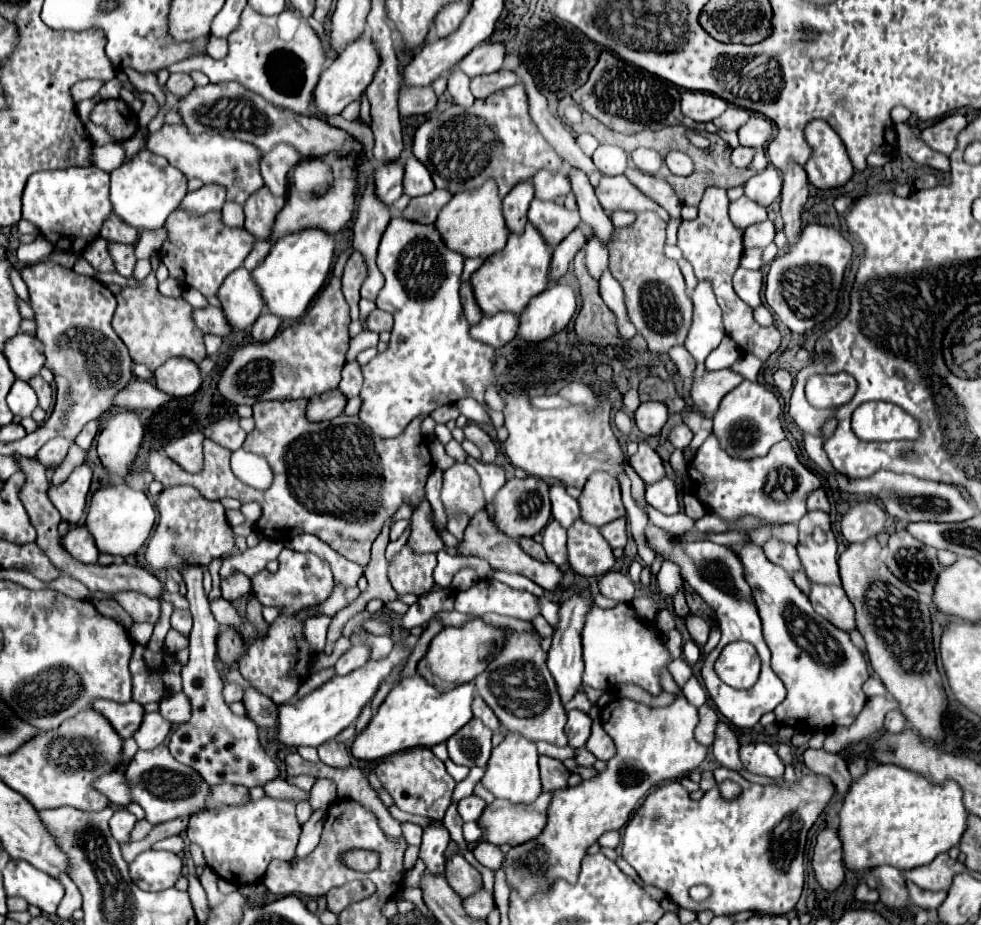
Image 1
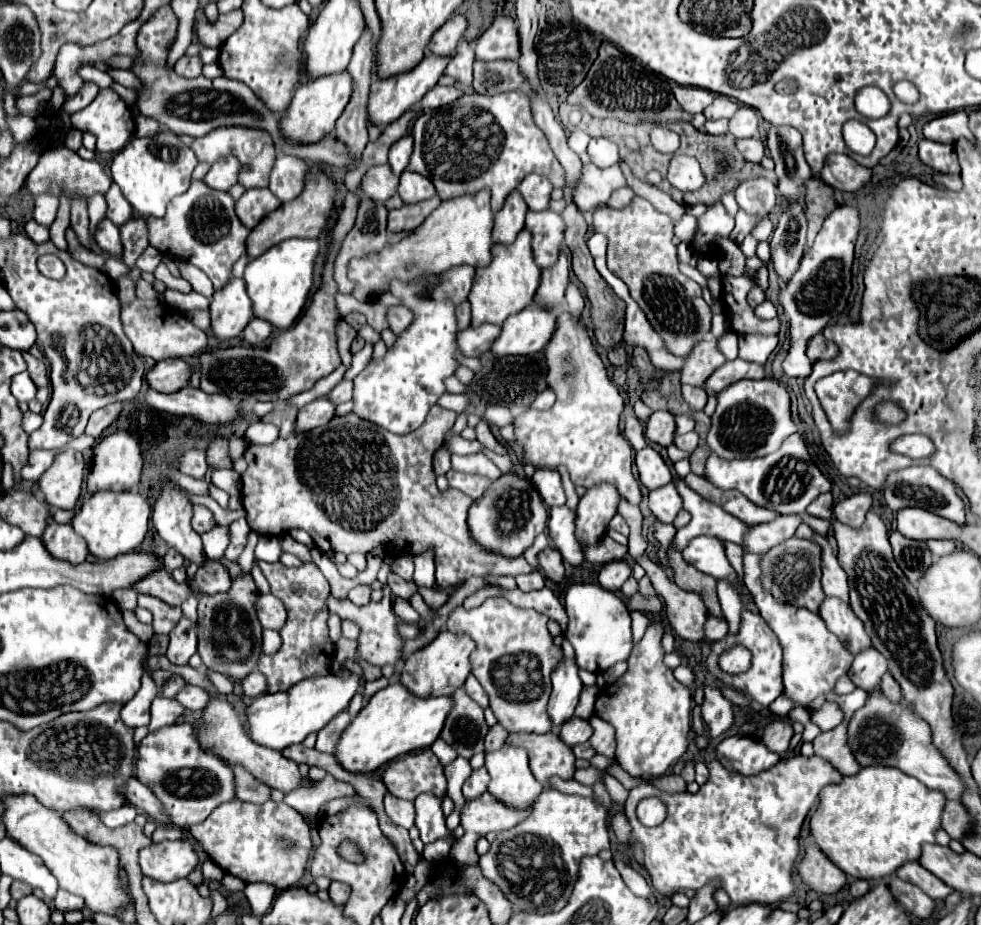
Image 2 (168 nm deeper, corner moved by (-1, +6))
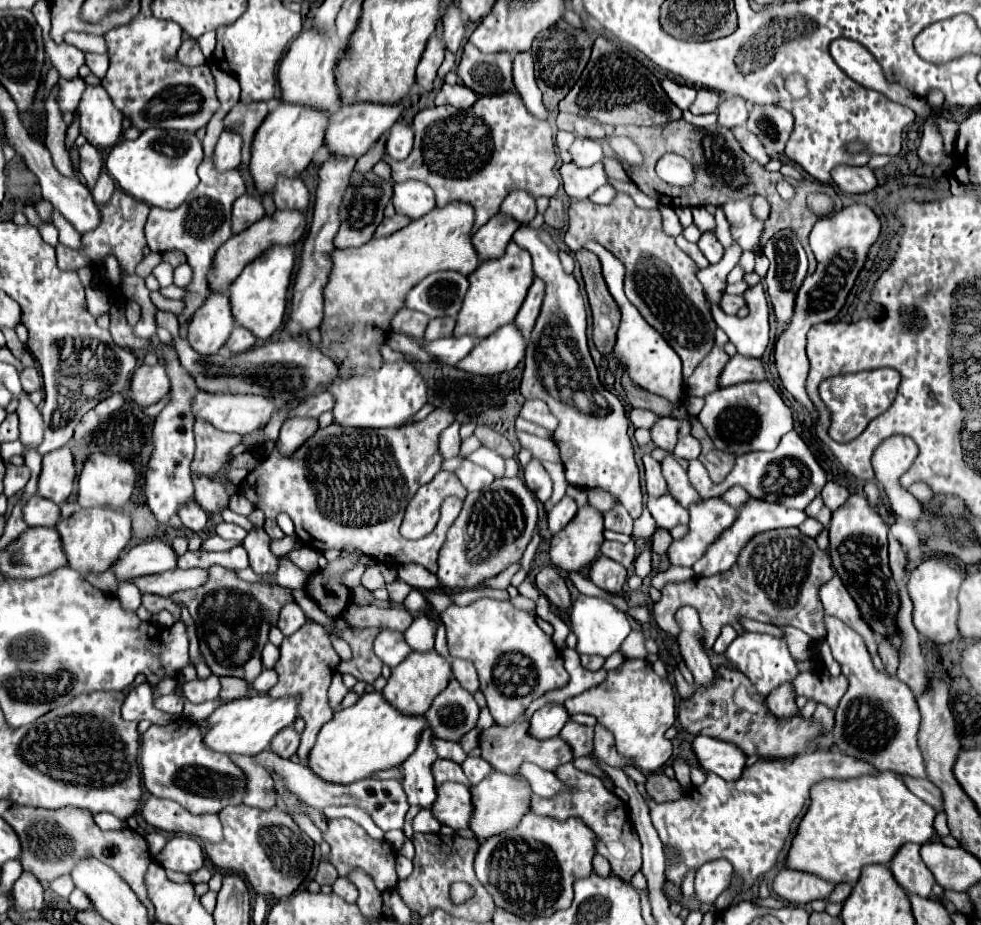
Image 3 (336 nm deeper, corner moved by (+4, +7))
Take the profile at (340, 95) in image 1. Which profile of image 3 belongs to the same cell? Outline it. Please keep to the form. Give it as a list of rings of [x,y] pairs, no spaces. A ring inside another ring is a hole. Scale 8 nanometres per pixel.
[[[281,103],[265,117],[265,121],[259,125],[253,137],[251,161],[249,161],[249,171],[255,181],[255,189],[261,195],[273,193],[273,185],[277,185],[277,177],[297,177],[311,163],[315,151],[323,145],[323,135],[329,115],[331,113],[313,107]]]

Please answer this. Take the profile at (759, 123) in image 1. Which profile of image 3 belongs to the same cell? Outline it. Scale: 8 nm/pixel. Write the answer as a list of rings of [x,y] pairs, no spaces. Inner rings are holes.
[[[723,97],[717,115],[719,115],[719,123],[731,129],[737,125],[745,125],[749,117],[749,109],[741,97]]]

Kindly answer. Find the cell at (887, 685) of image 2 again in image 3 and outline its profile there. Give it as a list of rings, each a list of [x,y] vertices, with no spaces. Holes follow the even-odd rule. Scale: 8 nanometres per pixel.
[[[887,637],[879,641],[879,655],[881,655],[881,661],[885,663],[885,673],[895,675],[897,665],[899,665],[899,653],[897,653],[895,645]]]

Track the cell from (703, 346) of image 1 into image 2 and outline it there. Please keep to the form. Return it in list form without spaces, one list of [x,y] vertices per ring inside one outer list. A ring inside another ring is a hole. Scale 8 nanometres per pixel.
[[[702,254],[702,256],[698,258],[696,268],[700,270],[700,274],[702,274],[706,280],[710,280],[710,278],[714,278],[714,276],[720,276],[718,260],[716,260],[716,258],[708,258],[708,256],[704,256],[704,254]]]

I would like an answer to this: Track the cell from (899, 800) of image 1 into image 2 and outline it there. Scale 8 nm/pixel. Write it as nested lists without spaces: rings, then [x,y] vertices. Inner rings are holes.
[[[868,766],[868,768],[862,768],[862,770],[860,770],[858,774],[854,774],[854,776],[846,776],[840,784],[830,784],[830,786],[826,786],[826,788],[820,792],[820,806],[818,806],[818,810],[814,812],[814,816],[812,816],[812,820],[810,820],[810,830],[812,830],[812,836],[814,836],[816,844],[822,848],[822,852],[824,852],[842,872],[846,872],[848,876],[854,876],[854,878],[880,880],[880,878],[886,878],[886,876],[894,874],[900,866],[918,860],[920,854],[922,854],[922,846],[924,846],[924,844],[934,844],[934,842],[936,842],[936,832],[942,828],[944,804],[946,804],[946,796],[944,796],[940,790],[928,790],[928,788],[926,788],[920,780],[916,780],[914,776],[908,776],[908,774],[904,774],[902,770],[890,768],[890,766]]]

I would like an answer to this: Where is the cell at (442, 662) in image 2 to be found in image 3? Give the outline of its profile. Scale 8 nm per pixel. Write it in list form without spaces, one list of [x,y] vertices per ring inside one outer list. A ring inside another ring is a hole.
[[[413,651],[403,663],[399,663],[393,669],[393,673],[391,673],[391,677],[383,689],[383,697],[395,709],[401,709],[401,713],[423,715],[431,707],[433,699],[447,687],[451,677],[453,677],[451,663],[447,659],[437,655],[435,651],[427,651],[427,653],[415,653]]]

